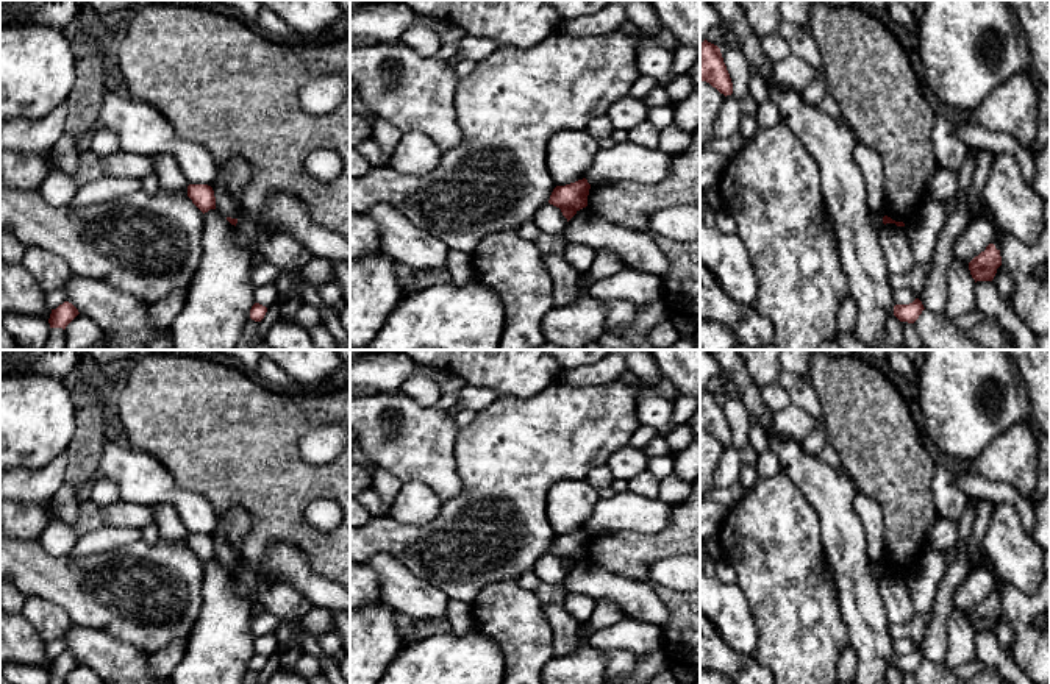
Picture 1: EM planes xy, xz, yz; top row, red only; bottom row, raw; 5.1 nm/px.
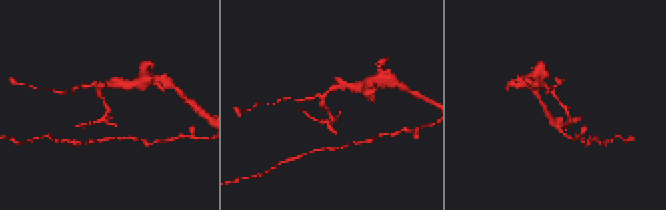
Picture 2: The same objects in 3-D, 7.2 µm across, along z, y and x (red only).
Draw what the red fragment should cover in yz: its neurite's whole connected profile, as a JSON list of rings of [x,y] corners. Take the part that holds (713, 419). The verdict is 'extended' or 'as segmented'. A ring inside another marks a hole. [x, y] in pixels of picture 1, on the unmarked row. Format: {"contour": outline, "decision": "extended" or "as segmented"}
{"contour": [[[706,389],[700,394],[700,431],[709,433],[725,447],[733,444],[733,433],[720,398]]], "decision": "as segmented"}

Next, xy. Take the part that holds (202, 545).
{"contour": [[[189,534],[188,547],[203,564],[209,559],[216,559],[214,540],[208,534]]], "decision": "as segmented"}

